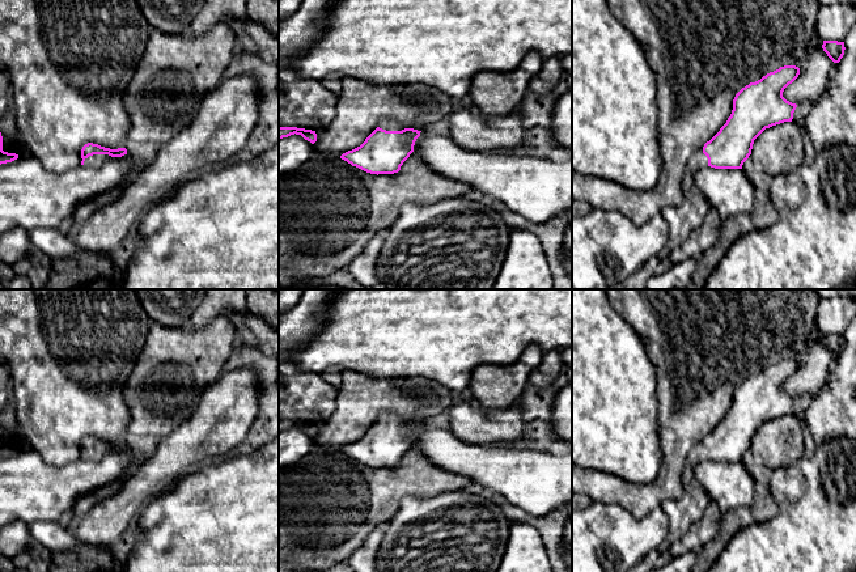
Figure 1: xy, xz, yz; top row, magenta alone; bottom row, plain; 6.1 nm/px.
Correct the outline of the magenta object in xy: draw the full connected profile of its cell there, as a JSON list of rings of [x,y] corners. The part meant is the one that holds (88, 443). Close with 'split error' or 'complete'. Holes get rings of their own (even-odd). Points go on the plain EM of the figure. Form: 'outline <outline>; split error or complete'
outline [[[88,436],[81,442],[81,458],[101,461],[111,450],[122,450],[124,448],[127,448],[126,441],[110,442],[98,437]]]; split error

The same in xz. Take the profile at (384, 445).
outline [[[381,411],[365,435],[340,452],[370,467],[394,467],[414,445],[420,425],[391,411]]]; split error

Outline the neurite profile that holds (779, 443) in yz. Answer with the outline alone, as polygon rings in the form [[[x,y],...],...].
[[[794,415],[766,421],[754,433],[751,448],[742,458],[743,466],[754,479],[754,504],[750,509],[740,507],[722,513],[717,534],[698,551],[691,572],[708,572],[742,527],[768,521],[775,516],[774,473],[798,462],[804,452],[804,432],[800,419]]]

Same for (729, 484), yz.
[[[707,459],[695,466],[694,475],[721,513],[740,507],[753,507],[754,479],[742,462]]]

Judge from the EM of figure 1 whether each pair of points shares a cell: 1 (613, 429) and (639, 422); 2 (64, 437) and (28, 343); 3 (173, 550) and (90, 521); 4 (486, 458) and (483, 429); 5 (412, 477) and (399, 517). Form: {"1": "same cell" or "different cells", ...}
{"1": "same cell", "2": "same cell", "3": "different cells", "4": "different cells", "5": "different cells"}

